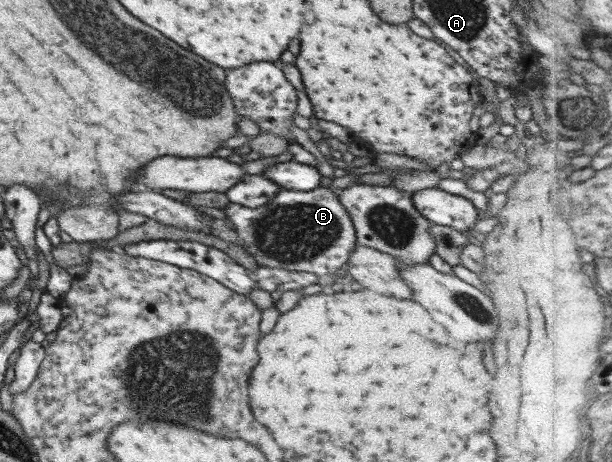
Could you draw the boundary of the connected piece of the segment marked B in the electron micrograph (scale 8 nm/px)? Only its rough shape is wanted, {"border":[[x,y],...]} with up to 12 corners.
{"border":[[329,187],[224,210],[258,266],[335,273],[354,252]]}

